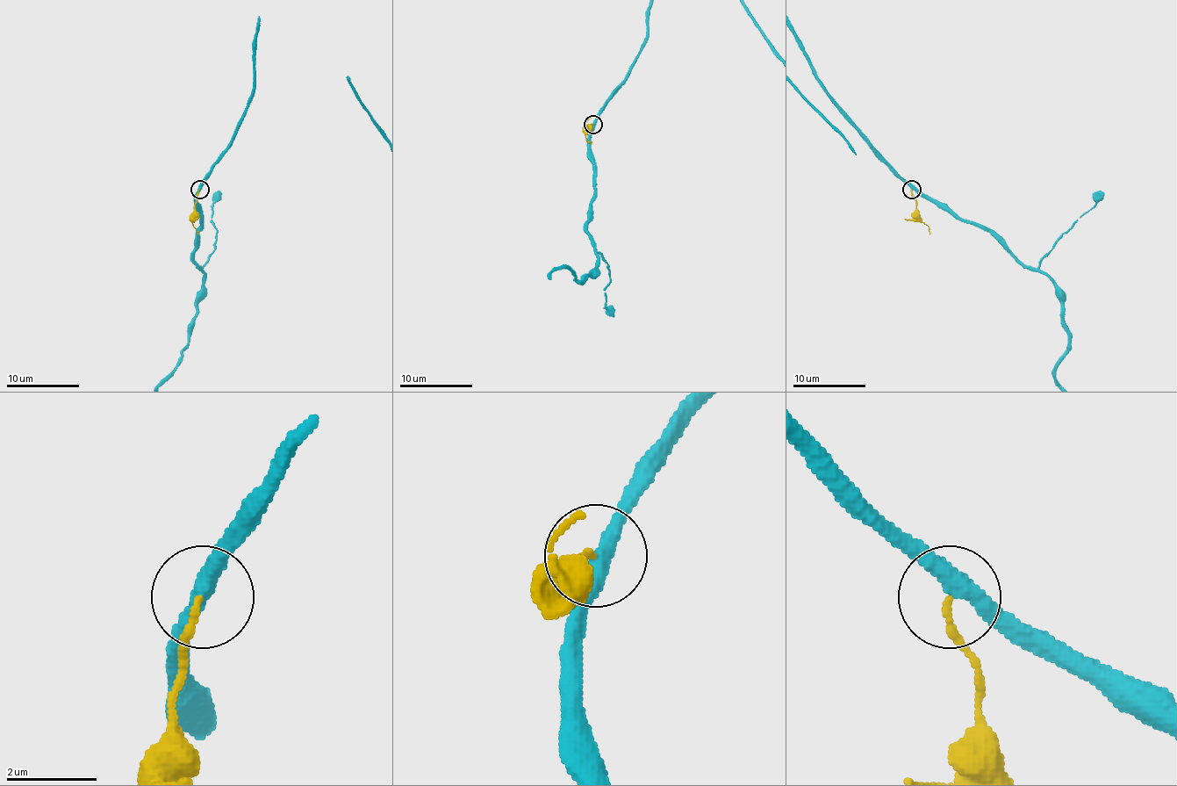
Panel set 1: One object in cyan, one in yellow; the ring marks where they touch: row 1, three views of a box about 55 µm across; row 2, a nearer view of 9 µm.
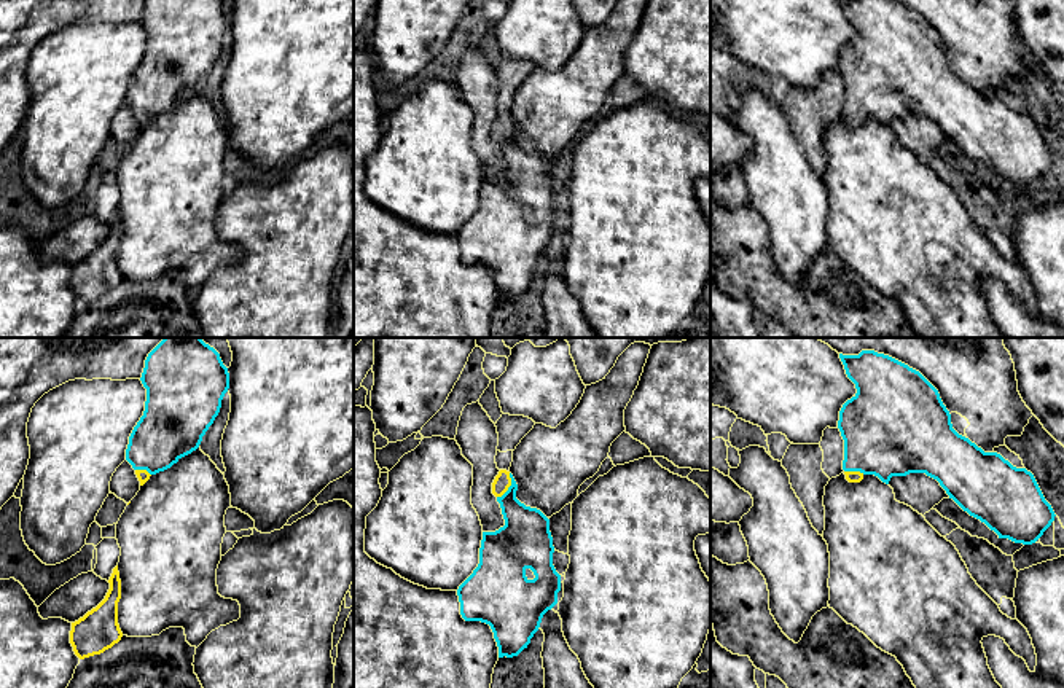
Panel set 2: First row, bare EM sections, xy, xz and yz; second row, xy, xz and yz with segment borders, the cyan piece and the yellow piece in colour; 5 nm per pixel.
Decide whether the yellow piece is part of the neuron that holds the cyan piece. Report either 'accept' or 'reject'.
accept

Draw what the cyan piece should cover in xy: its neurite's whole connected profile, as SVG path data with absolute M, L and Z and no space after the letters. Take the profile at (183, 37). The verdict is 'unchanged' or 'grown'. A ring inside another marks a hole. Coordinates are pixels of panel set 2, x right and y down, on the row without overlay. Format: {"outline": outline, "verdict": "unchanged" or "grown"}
{"outline": "M147 0L140 24L147 32L145 54L129 80L126 104L143 129L151 118L170 111L199 91L220 56L229 16L220 0Z", "verdict": "grown"}

